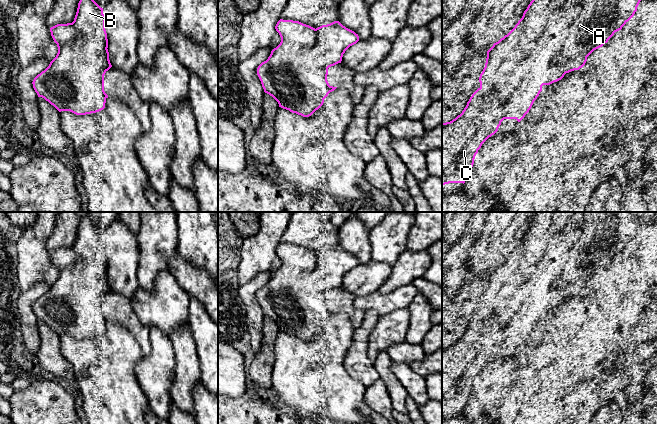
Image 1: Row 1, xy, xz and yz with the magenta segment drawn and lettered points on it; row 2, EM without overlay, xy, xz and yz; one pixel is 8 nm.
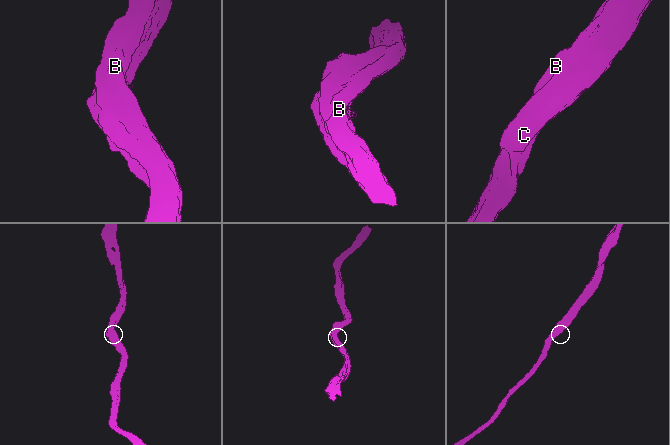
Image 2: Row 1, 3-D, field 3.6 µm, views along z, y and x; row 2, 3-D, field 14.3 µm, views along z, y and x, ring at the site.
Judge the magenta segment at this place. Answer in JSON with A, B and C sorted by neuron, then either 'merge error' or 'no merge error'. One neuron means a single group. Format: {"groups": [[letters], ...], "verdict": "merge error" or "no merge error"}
{"groups": [["A", "C"], ["B"]], "verdict": "merge error"}

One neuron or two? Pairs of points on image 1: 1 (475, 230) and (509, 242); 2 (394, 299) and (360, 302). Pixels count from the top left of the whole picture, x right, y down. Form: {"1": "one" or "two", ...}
{"1": "two", "2": "one"}

